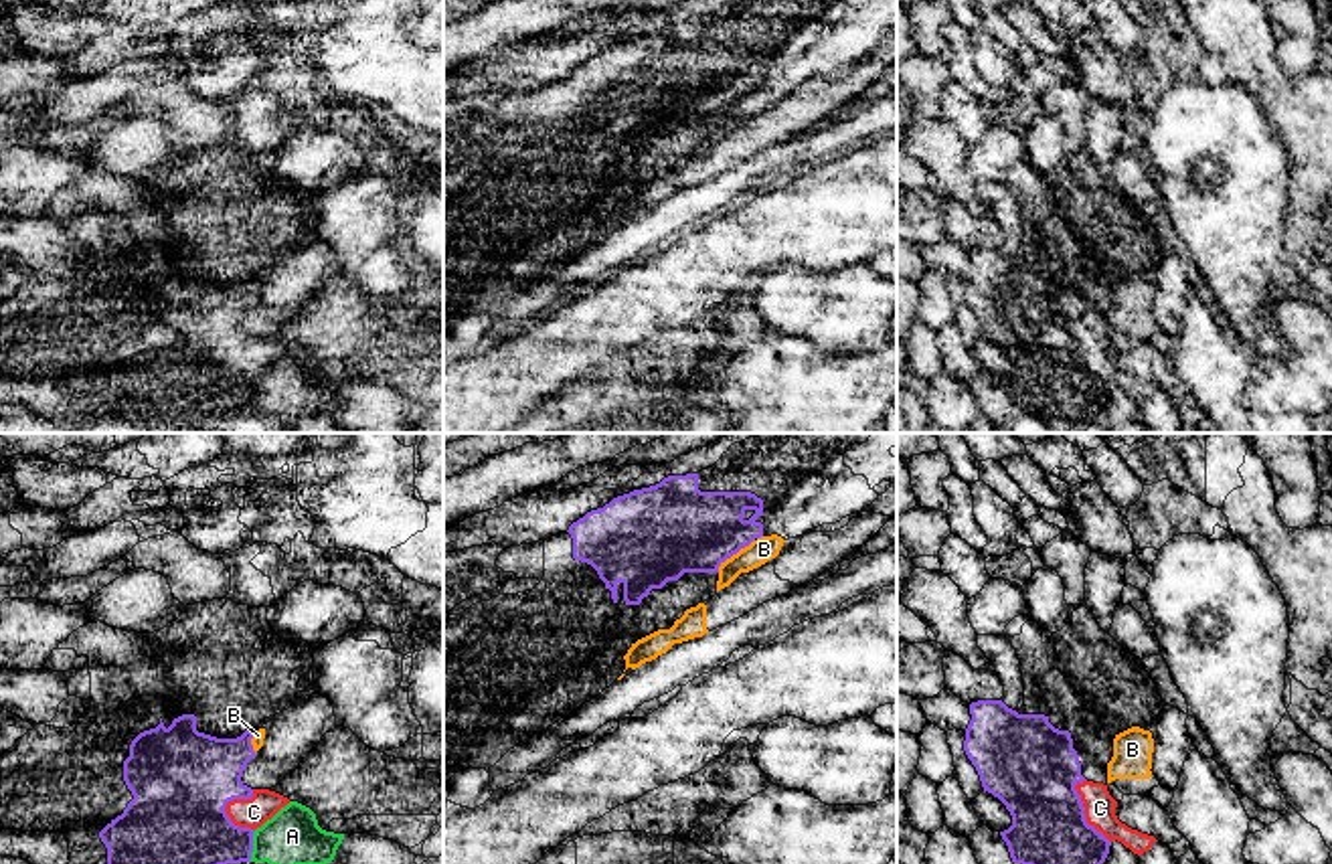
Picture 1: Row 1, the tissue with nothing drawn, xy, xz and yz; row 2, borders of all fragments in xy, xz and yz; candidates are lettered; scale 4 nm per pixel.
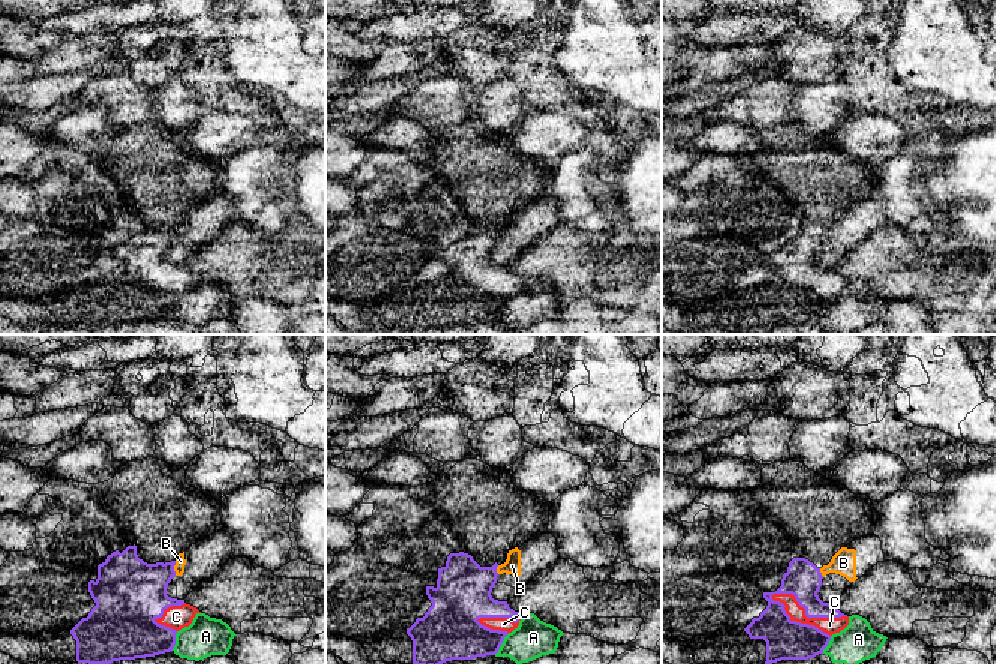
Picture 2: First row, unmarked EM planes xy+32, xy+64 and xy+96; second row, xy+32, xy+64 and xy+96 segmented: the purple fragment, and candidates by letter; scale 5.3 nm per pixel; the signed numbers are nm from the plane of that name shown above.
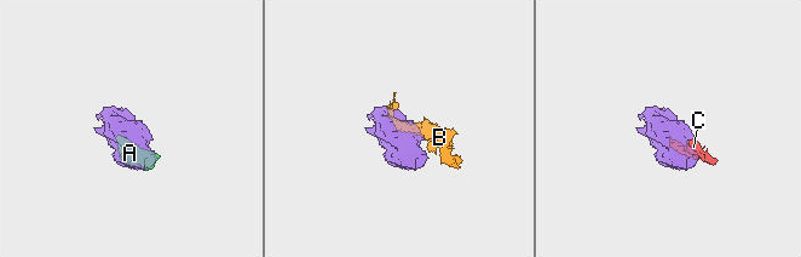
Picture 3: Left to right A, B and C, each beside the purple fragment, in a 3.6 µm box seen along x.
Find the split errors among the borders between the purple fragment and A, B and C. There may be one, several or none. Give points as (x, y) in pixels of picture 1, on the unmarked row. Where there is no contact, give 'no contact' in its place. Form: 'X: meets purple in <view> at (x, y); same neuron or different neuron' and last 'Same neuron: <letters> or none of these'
A: meets purple in xy at (252, 393); different neuron
B: meets purple in xz at (733, 100); different neuron
C: meets purple in xy at (229, 347); different neuron
Same neuron: none of these

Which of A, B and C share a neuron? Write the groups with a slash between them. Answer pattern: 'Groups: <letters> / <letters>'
Groups: A / B C

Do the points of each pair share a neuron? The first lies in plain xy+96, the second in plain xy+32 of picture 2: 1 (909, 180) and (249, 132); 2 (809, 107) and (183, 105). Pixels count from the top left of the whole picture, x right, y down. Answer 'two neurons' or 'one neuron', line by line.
1: two neurons
2: one neuron

